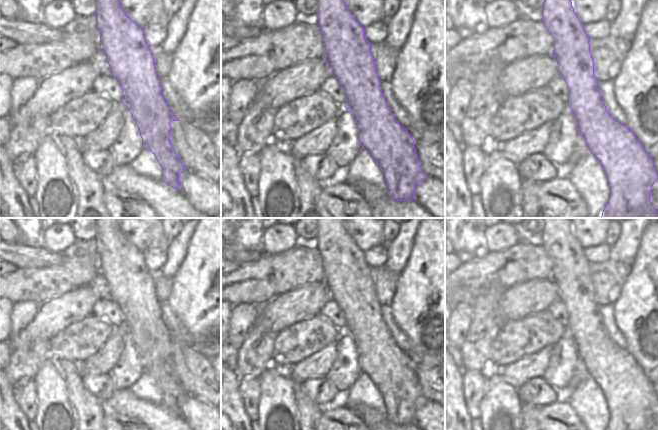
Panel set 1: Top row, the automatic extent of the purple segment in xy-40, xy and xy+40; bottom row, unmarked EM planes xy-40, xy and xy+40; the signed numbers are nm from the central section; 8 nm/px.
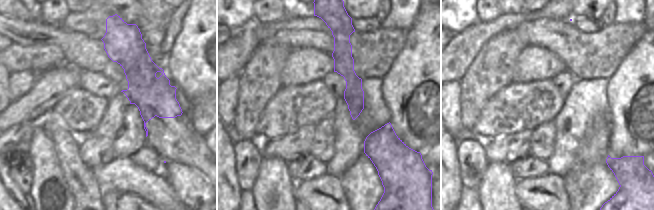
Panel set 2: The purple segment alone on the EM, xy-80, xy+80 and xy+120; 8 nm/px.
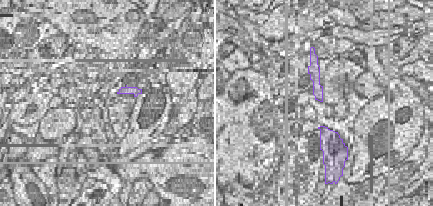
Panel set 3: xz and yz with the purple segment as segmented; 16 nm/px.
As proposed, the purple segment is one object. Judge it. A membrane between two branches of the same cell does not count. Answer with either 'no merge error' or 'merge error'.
no merge error

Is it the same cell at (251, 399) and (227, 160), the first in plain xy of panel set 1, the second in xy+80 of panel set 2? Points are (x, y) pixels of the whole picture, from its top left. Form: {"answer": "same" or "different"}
{"answer": "different"}

